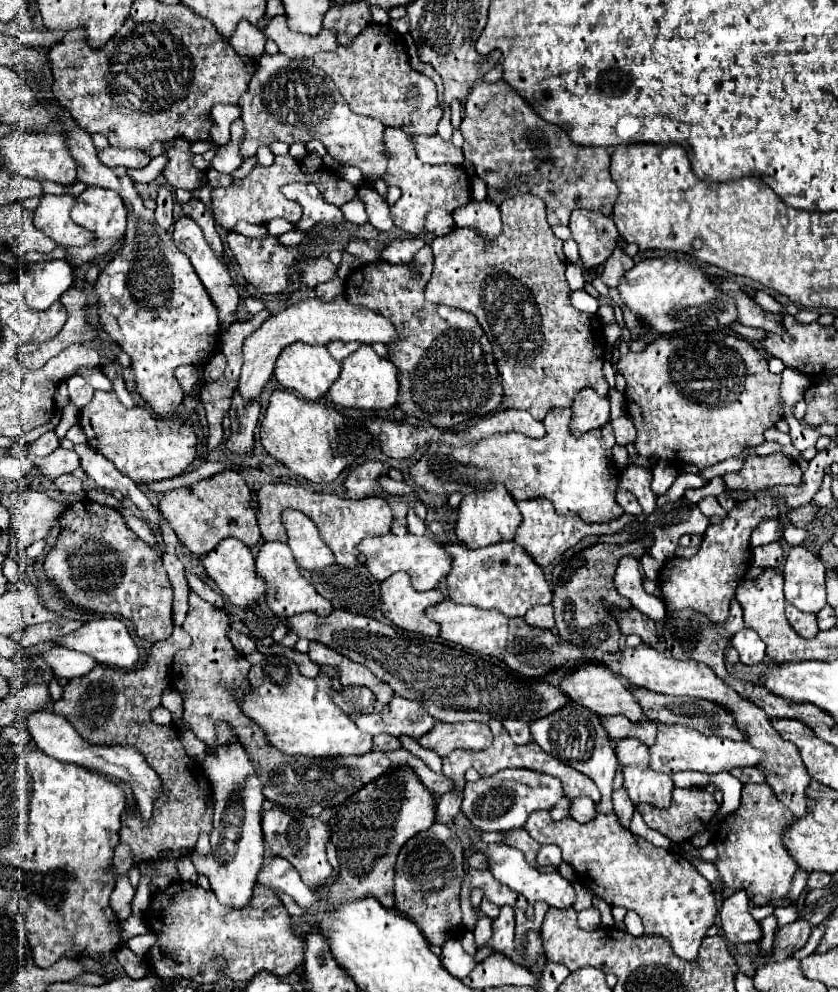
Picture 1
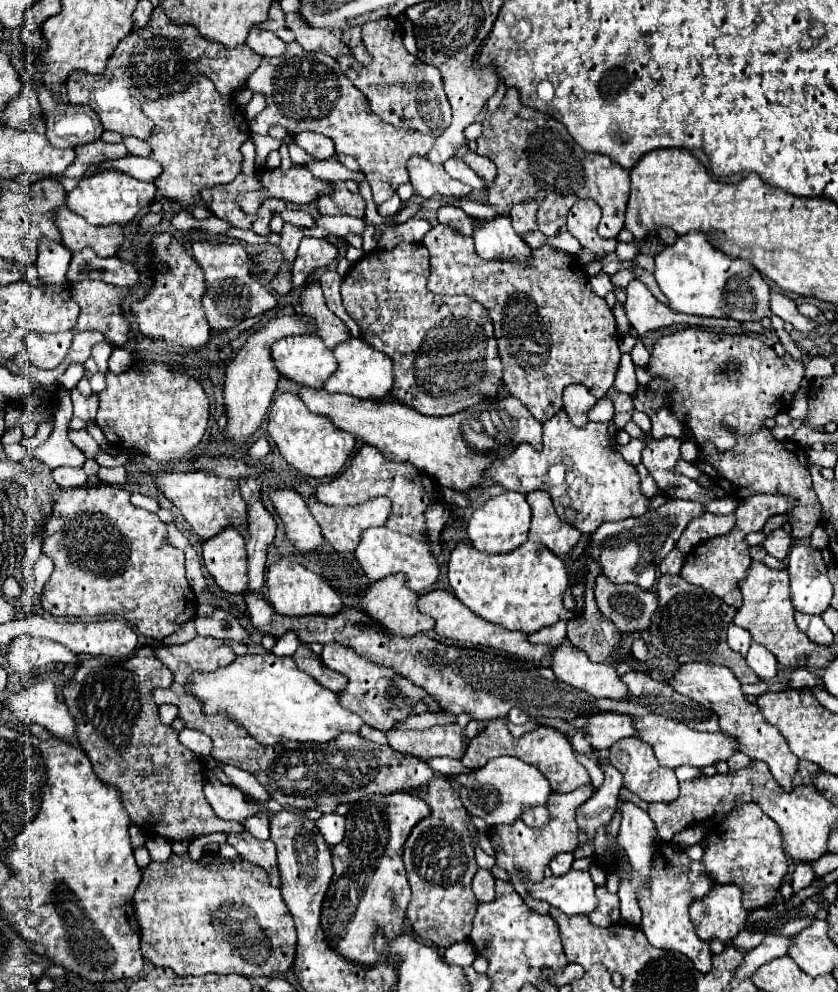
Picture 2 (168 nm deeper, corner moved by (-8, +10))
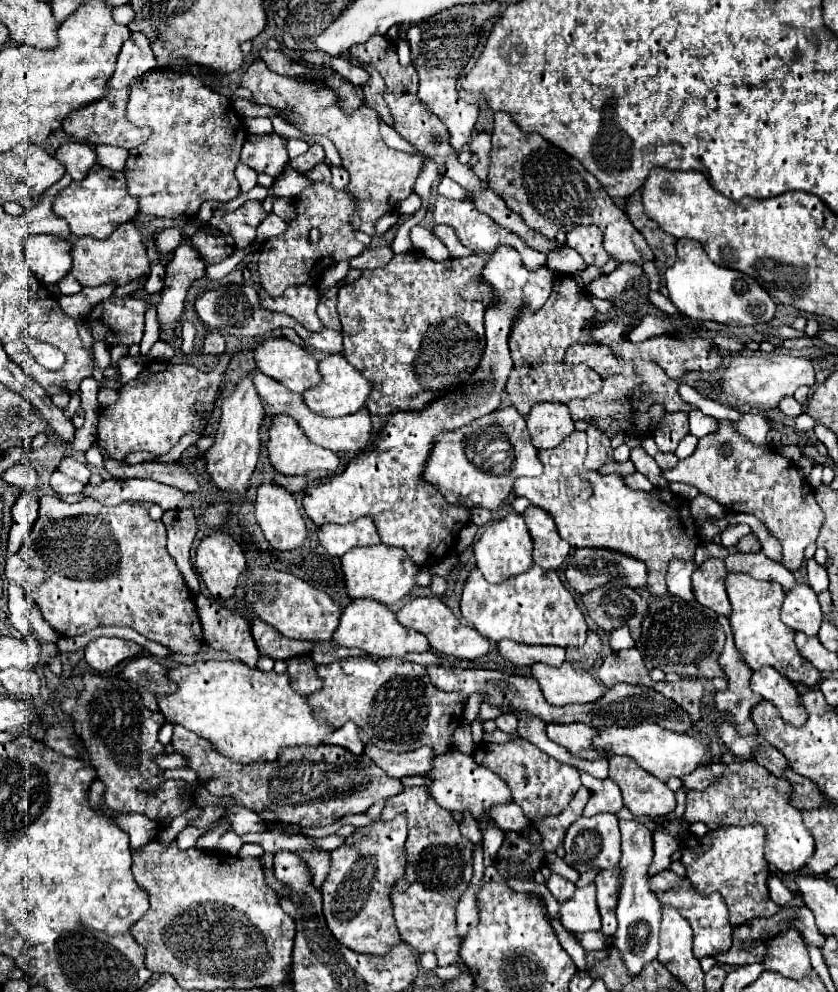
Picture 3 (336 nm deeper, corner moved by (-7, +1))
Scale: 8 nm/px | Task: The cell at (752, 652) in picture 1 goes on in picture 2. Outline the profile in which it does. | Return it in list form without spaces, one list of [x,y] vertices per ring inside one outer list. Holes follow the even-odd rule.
[[[754,643],[750,645],[750,651],[746,655],[746,663],[760,679],[772,679],[778,673],[776,657],[768,649],[762,649],[762,645],[754,645]]]

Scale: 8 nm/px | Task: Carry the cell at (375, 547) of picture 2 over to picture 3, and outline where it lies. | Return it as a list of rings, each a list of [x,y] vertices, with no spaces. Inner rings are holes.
[[[385,544],[353,548],[341,556],[341,564],[345,574],[347,594],[351,598],[375,598],[387,606],[397,604],[417,588],[417,574],[421,570],[409,558],[409,554],[405,554],[405,550],[395,546],[385,546]]]

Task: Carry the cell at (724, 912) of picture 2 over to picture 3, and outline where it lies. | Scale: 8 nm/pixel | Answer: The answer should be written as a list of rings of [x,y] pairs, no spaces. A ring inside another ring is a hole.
[[[661,870],[657,872],[653,878],[651,878],[651,888],[653,892],[657,894],[657,898],[663,902],[663,904],[671,904],[675,906],[683,918],[687,918],[687,922],[691,924],[693,928],[693,954],[695,958],[705,958],[705,956],[715,956],[719,952],[725,952],[729,950],[731,946],[731,932],[733,932],[733,926],[729,922],[729,910],[725,906],[725,900],[713,892],[709,896],[697,892],[697,888],[687,880],[687,878],[681,878],[677,874],[673,874],[671,870]]]

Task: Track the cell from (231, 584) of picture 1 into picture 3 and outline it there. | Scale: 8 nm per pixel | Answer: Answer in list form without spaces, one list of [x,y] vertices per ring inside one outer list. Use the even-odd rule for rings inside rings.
[[[213,532],[197,546],[195,566],[209,592],[219,600],[227,600],[235,594],[239,576],[245,570],[245,556],[233,536]]]

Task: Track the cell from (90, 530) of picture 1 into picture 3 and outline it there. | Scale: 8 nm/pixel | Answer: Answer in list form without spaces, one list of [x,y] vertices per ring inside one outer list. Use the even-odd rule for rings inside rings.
[[[43,496],[39,500],[37,524],[19,548],[19,556],[31,566],[41,568],[45,582],[27,594],[39,606],[47,624],[61,636],[87,634],[97,626],[129,626],[173,652],[195,654],[203,642],[201,620],[197,616],[195,596],[165,548],[165,534],[165,524],[151,520],[147,508],[135,502],[105,506],[95,498],[83,498],[75,504],[67,504],[57,496]]]

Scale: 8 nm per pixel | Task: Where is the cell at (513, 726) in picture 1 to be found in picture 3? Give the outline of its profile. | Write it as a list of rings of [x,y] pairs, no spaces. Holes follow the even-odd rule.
[[[501,714],[499,718],[495,718],[495,722],[497,722],[497,728],[503,730],[503,732],[509,732],[509,734],[517,732],[519,720],[517,720],[515,714]]]

